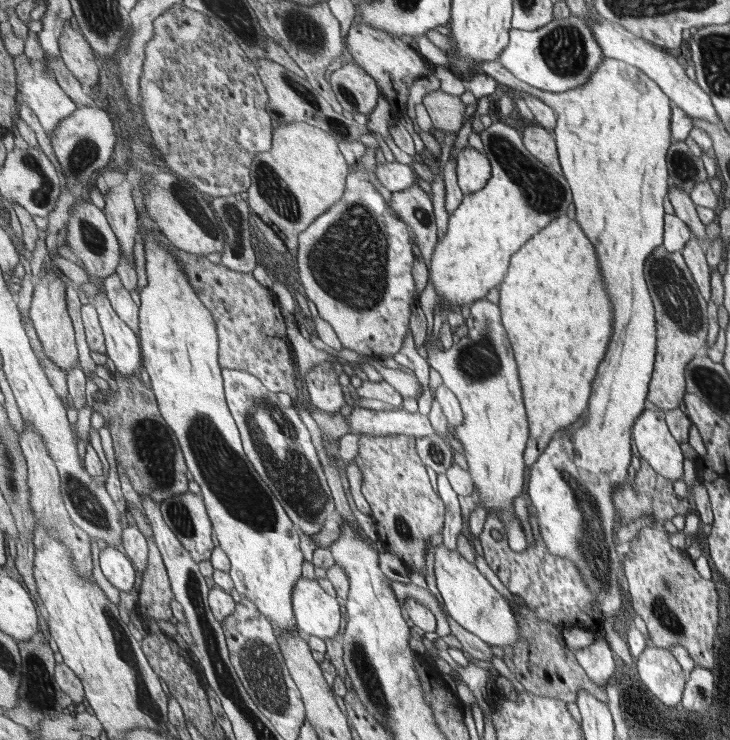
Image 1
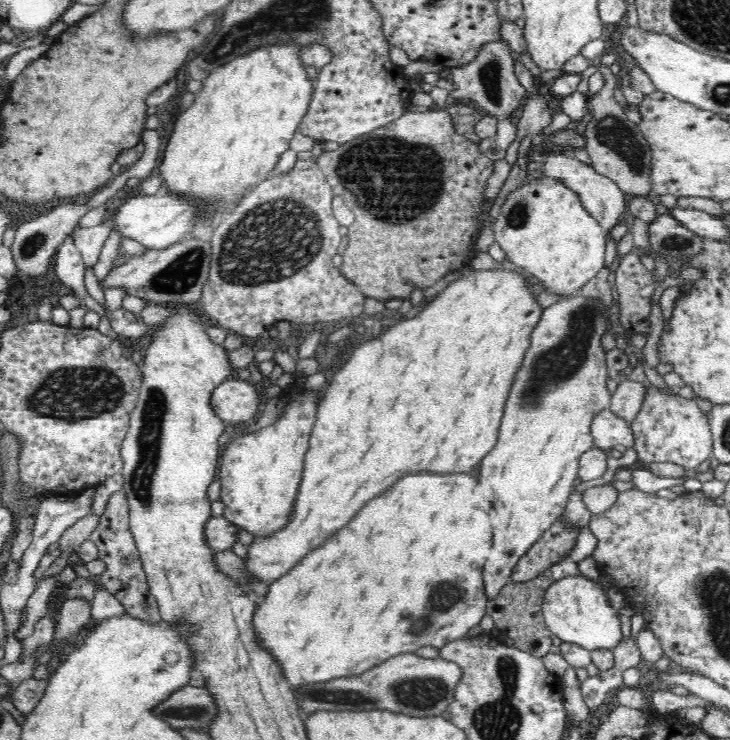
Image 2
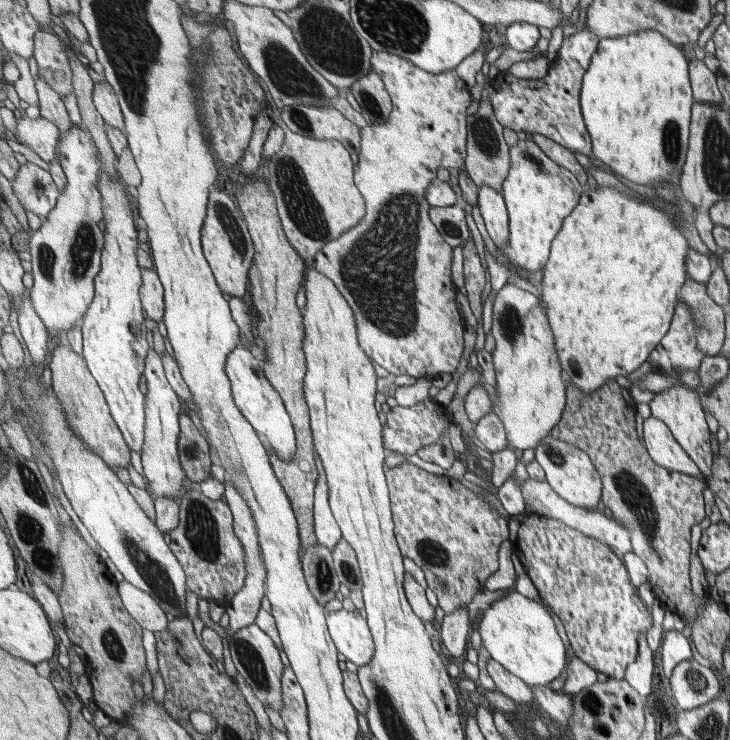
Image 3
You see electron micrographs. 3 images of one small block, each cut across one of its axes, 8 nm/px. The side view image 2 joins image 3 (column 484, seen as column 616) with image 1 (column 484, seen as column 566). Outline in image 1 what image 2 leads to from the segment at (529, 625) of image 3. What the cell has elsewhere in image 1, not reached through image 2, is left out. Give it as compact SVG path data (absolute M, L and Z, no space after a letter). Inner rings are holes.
M444 543L434 550L436 586L443 598L446 612L463 628L489 645L515 646L521 638L522 628L519 628L519 622L505 596L495 590L495 586L479 572L474 563L467 562L456 550L445 546Z

